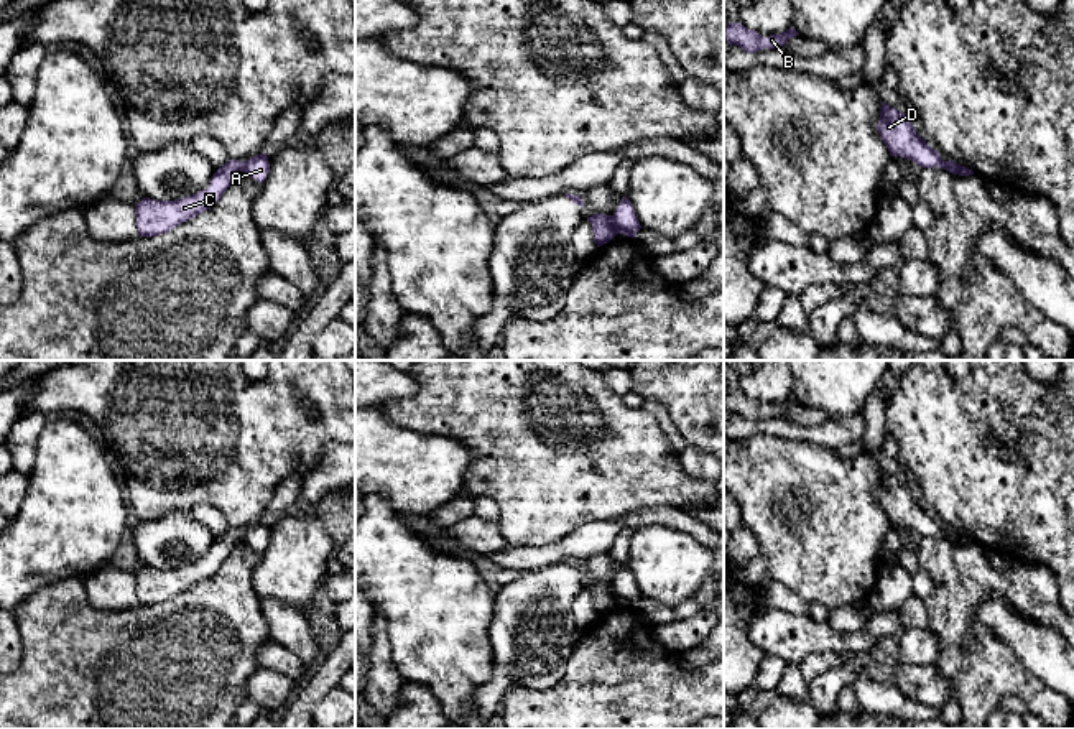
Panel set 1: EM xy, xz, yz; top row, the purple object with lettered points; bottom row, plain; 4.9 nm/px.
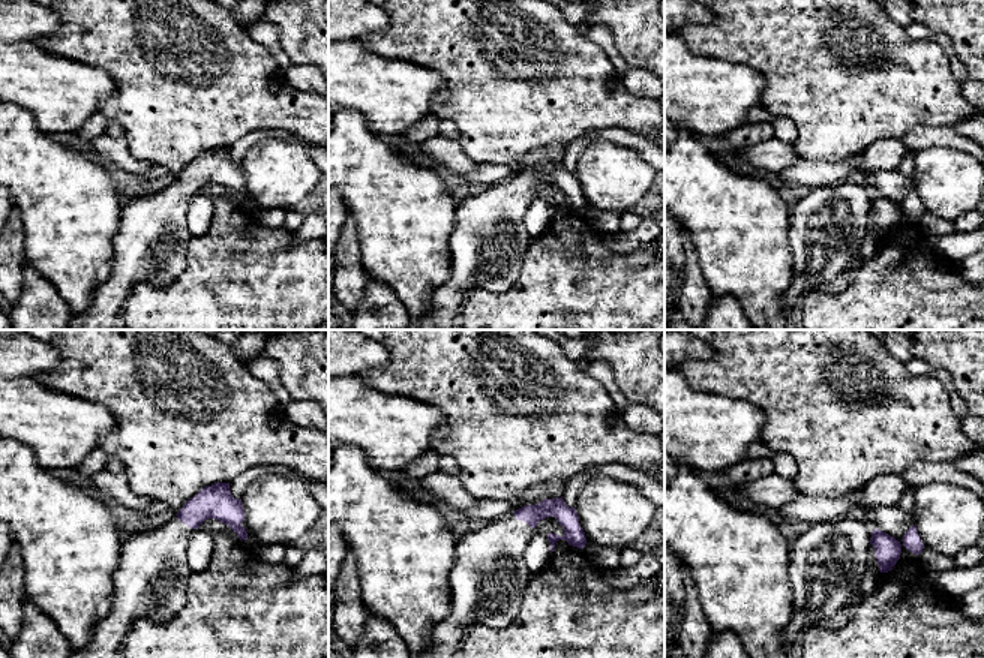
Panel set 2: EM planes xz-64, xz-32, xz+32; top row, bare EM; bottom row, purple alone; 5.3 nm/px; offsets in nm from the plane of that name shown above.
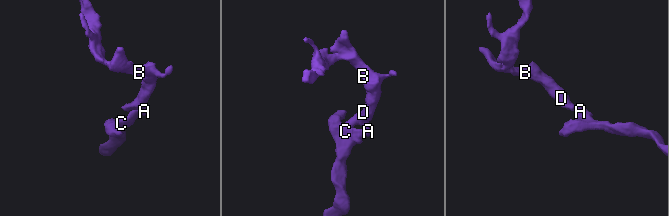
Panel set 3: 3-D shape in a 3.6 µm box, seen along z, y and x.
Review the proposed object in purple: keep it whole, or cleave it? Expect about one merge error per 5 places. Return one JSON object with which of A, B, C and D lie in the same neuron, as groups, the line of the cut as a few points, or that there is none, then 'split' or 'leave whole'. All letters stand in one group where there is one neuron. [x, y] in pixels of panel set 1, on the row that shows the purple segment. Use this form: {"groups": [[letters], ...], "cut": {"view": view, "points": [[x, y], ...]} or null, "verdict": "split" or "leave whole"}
{"groups": [["A", "B", "D"], ["C"]], "cut": {"view": "xz", "points": [[611, 216], [619, 232]]}, "verdict": "split"}

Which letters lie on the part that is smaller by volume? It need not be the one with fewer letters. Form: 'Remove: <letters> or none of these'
Remove: A, B, D

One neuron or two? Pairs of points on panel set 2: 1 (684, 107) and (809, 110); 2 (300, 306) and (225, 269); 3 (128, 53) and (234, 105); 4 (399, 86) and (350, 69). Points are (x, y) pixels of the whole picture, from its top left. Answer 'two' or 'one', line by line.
1: two
2: one
3: one
4: one

